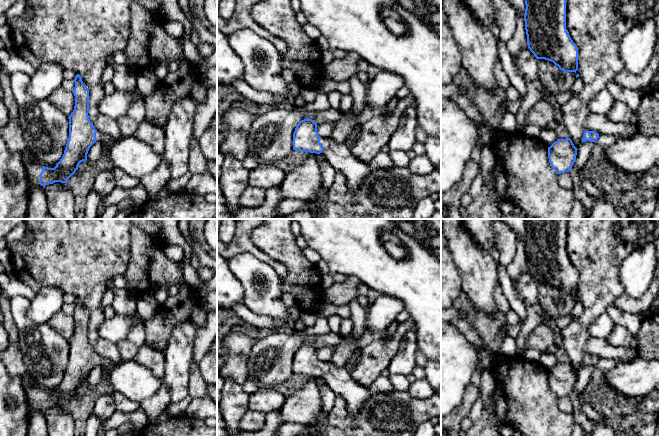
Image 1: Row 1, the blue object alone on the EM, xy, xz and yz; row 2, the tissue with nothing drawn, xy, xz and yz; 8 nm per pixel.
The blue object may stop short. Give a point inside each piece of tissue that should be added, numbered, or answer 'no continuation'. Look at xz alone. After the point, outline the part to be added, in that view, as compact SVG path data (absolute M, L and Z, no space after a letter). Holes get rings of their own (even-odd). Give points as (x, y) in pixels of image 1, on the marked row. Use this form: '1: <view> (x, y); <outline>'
1: xz (339, 156); M321 138L320 143L325 159L337 172L342 172L345 175L348 191L355 193L371 172L368 164L355 158L345 143L338 144L329 138Z

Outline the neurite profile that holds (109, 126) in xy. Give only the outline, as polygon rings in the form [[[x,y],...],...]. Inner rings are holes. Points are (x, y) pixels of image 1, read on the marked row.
[[[100,114],[94,122],[94,127],[97,131],[109,135],[114,140],[118,140],[122,137],[118,122],[114,118]]]

